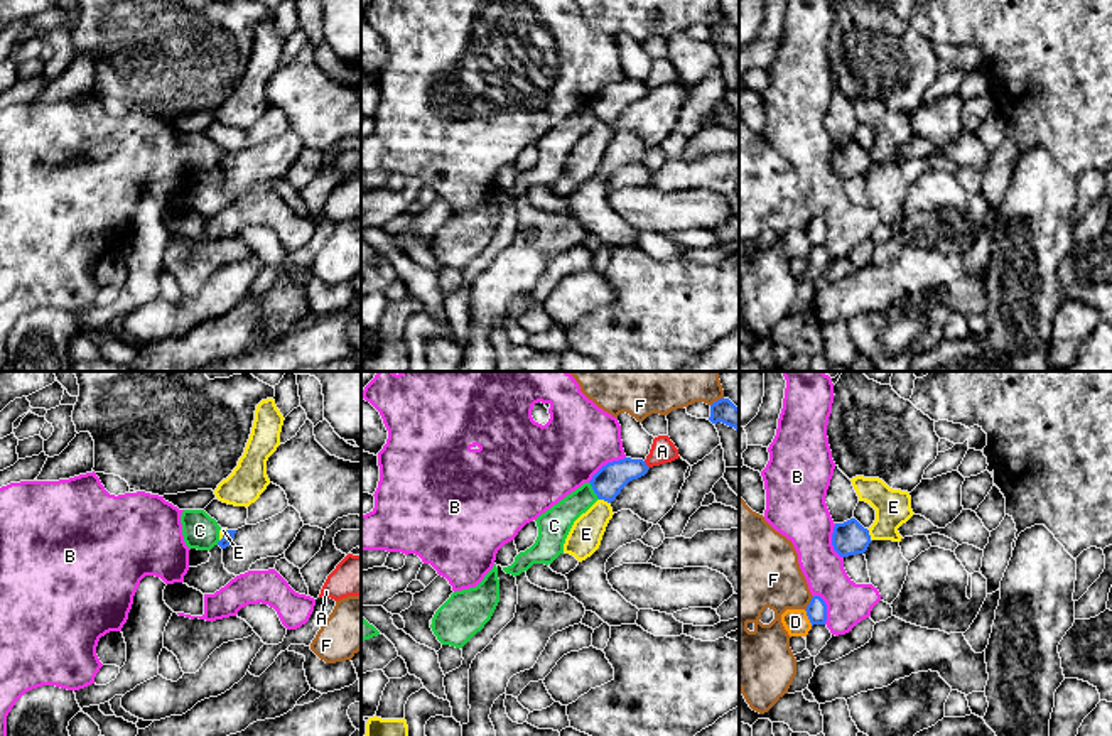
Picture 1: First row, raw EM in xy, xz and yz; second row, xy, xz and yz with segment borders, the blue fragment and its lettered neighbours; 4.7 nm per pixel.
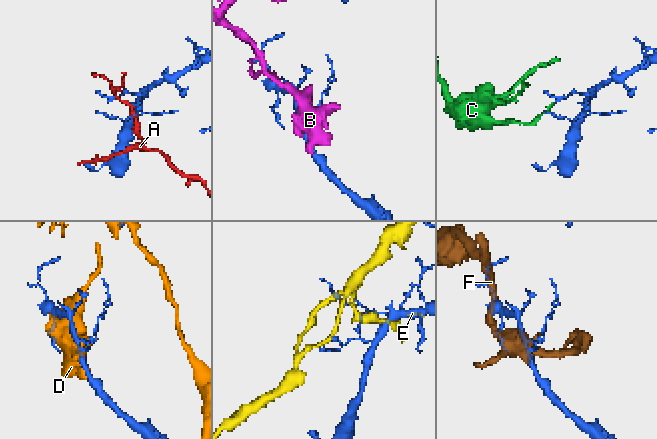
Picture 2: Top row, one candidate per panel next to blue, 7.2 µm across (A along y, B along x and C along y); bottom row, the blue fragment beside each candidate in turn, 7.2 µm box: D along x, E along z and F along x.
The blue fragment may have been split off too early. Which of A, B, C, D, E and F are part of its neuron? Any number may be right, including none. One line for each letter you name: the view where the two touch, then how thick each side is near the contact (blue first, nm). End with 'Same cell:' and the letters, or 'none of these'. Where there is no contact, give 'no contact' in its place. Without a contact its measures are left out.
Same cell: none of these

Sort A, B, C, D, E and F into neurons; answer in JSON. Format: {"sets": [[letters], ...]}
{"sets": [["A"], ["B"], ["C"], ["D"], ["E"], ["F"]]}

